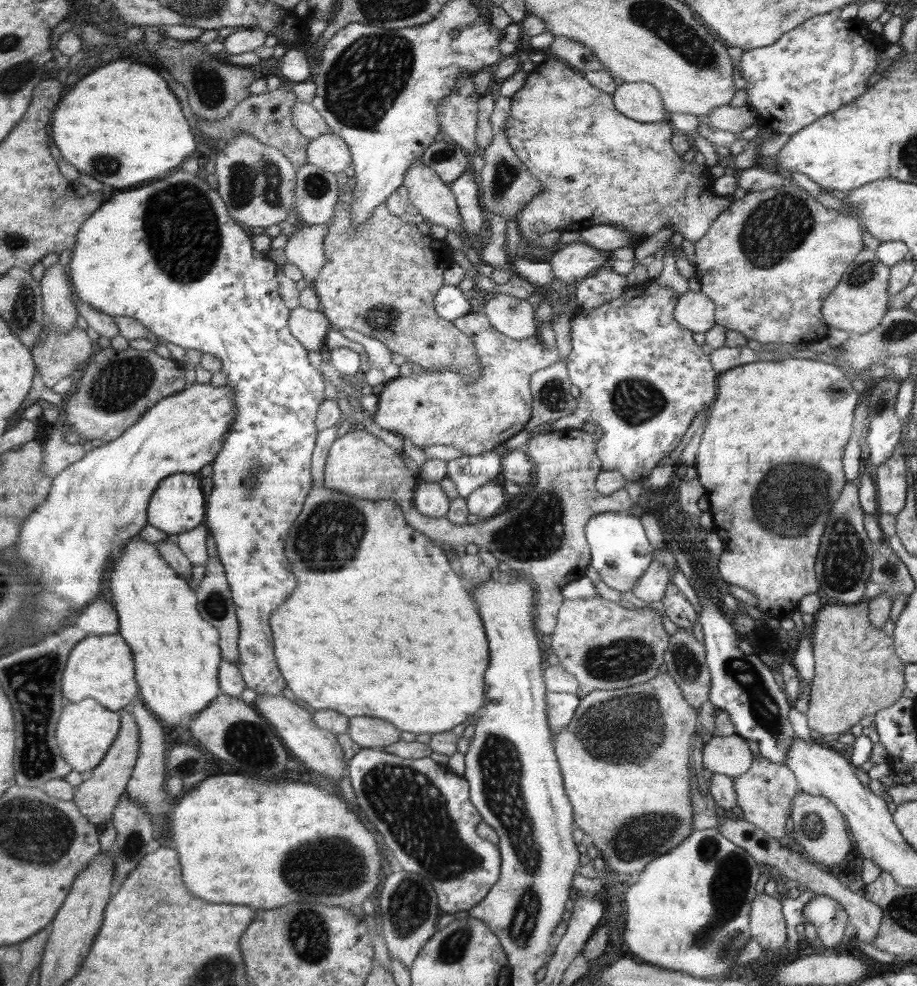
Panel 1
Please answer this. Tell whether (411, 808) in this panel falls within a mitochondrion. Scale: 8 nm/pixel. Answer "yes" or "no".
yes

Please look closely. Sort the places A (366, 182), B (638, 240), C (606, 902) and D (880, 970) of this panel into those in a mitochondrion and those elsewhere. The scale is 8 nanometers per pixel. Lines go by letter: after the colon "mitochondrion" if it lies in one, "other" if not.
A: other
B: other
C: other
D: other

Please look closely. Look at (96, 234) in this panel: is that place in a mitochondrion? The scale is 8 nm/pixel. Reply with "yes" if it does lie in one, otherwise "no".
no

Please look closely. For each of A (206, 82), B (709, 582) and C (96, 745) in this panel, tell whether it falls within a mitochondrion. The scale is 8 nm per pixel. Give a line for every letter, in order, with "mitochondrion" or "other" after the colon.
A: mitochondrion
B: other
C: other

